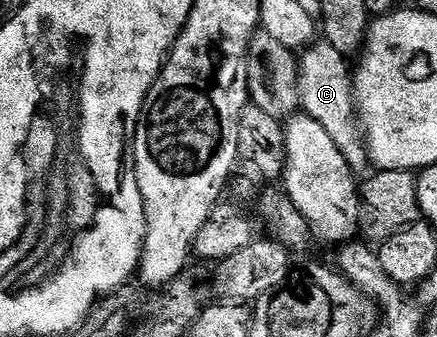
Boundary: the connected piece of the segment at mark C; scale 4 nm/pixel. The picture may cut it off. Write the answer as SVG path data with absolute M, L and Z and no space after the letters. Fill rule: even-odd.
M325 40L317 41L303 53L300 60L299 98L301 111L316 120L329 133L330 140L346 157L352 173L362 176L370 168L363 127L356 115L352 88L352 72L347 59Z

